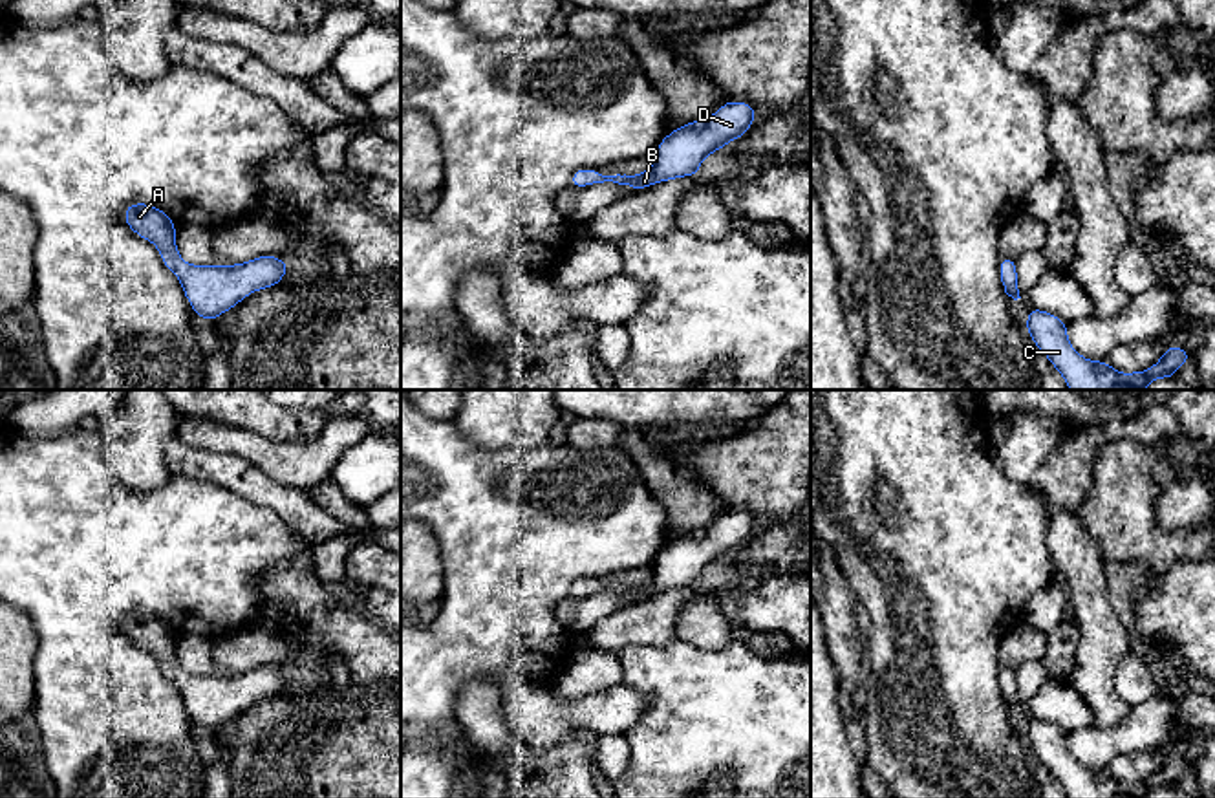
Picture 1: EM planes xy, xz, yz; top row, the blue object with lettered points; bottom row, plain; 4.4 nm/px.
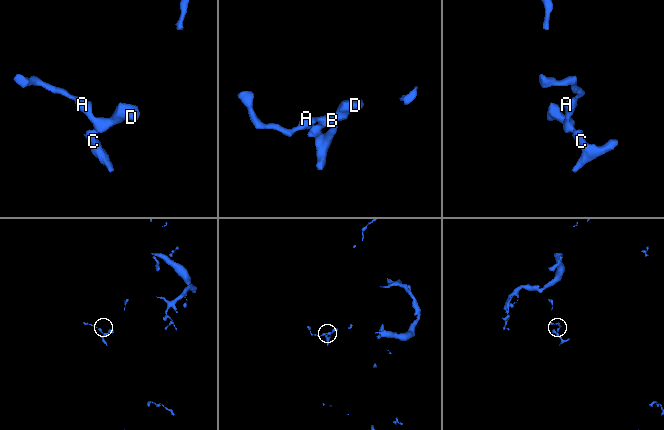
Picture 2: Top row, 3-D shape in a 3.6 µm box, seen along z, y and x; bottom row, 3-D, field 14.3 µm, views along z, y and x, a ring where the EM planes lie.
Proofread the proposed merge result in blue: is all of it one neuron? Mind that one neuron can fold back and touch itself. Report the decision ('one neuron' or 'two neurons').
one neuron

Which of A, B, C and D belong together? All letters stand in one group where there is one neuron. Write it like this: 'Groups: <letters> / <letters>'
Groups: A B C D

